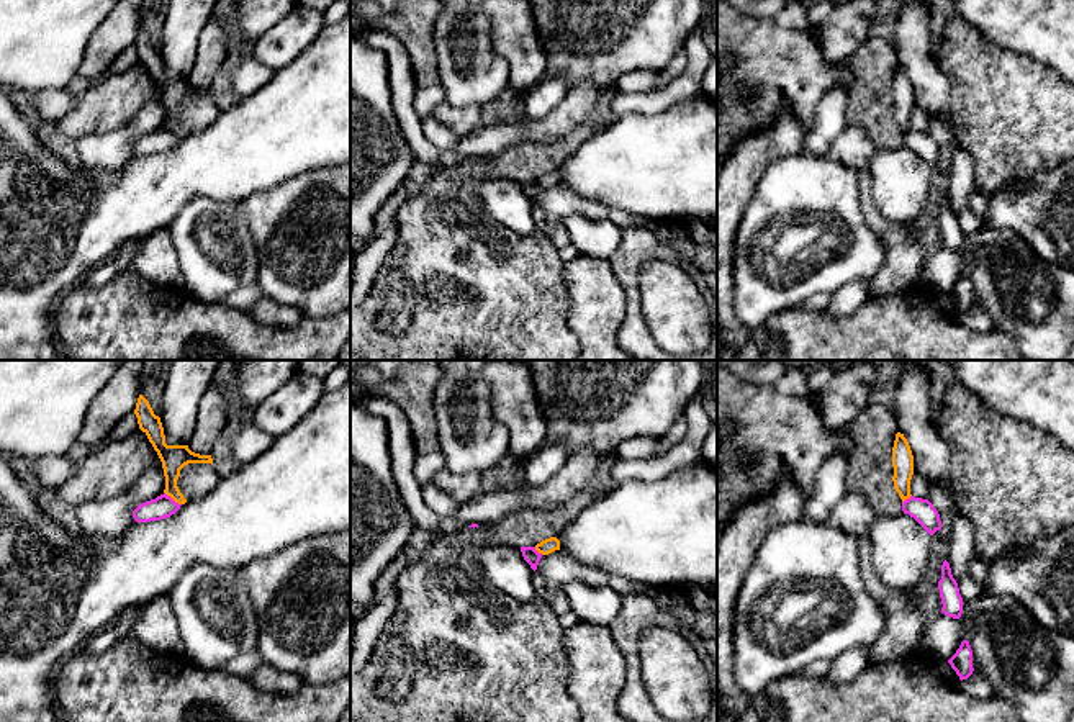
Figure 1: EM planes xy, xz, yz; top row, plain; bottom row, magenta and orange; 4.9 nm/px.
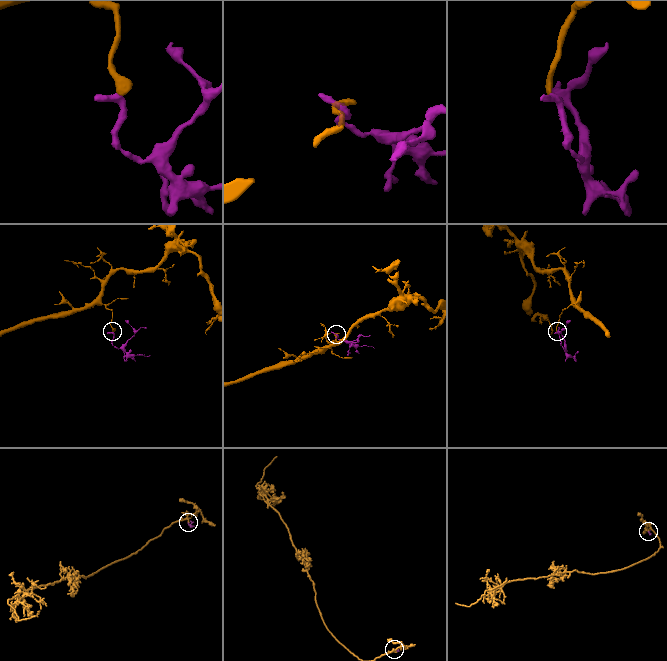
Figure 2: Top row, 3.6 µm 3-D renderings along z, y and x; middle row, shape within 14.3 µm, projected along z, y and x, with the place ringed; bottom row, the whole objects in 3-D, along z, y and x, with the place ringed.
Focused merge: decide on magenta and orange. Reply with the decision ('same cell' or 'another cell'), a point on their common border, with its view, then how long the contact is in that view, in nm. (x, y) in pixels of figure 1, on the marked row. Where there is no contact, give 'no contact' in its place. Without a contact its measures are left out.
another cell; contact xy (171, 498); length 110 nm

